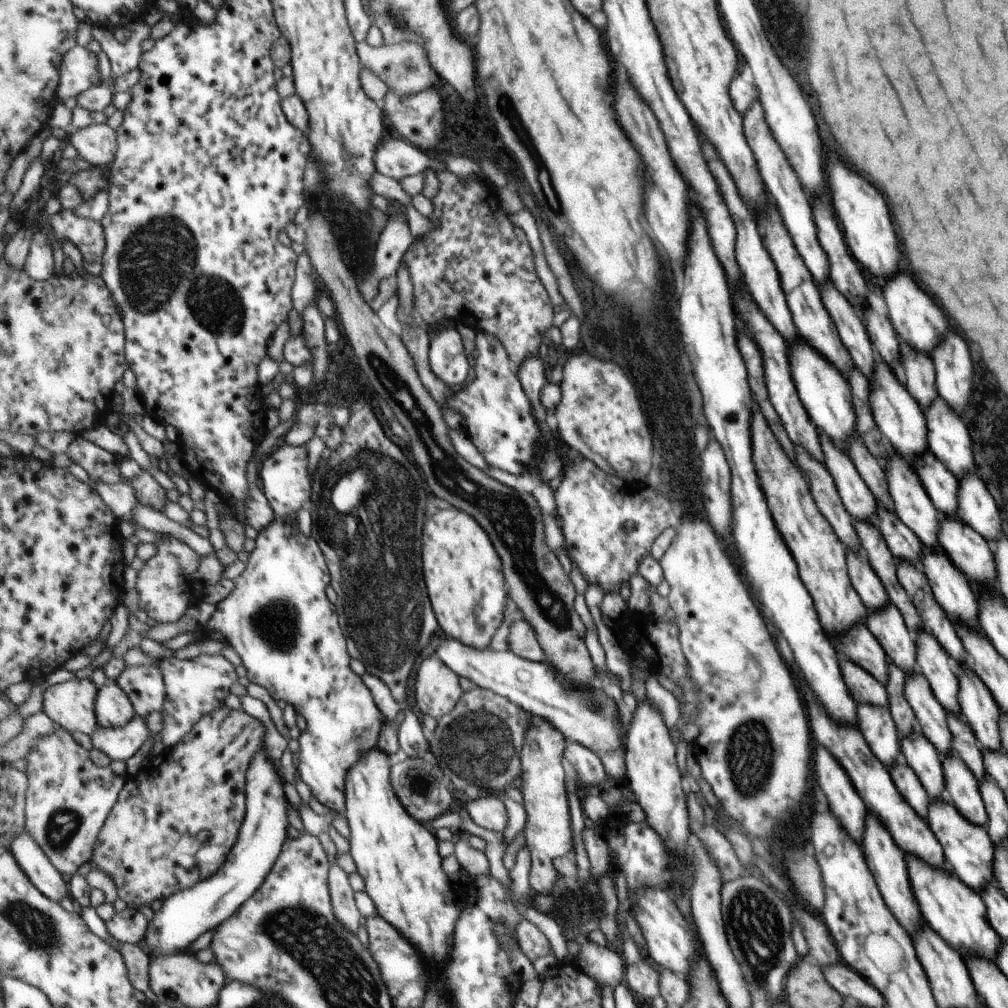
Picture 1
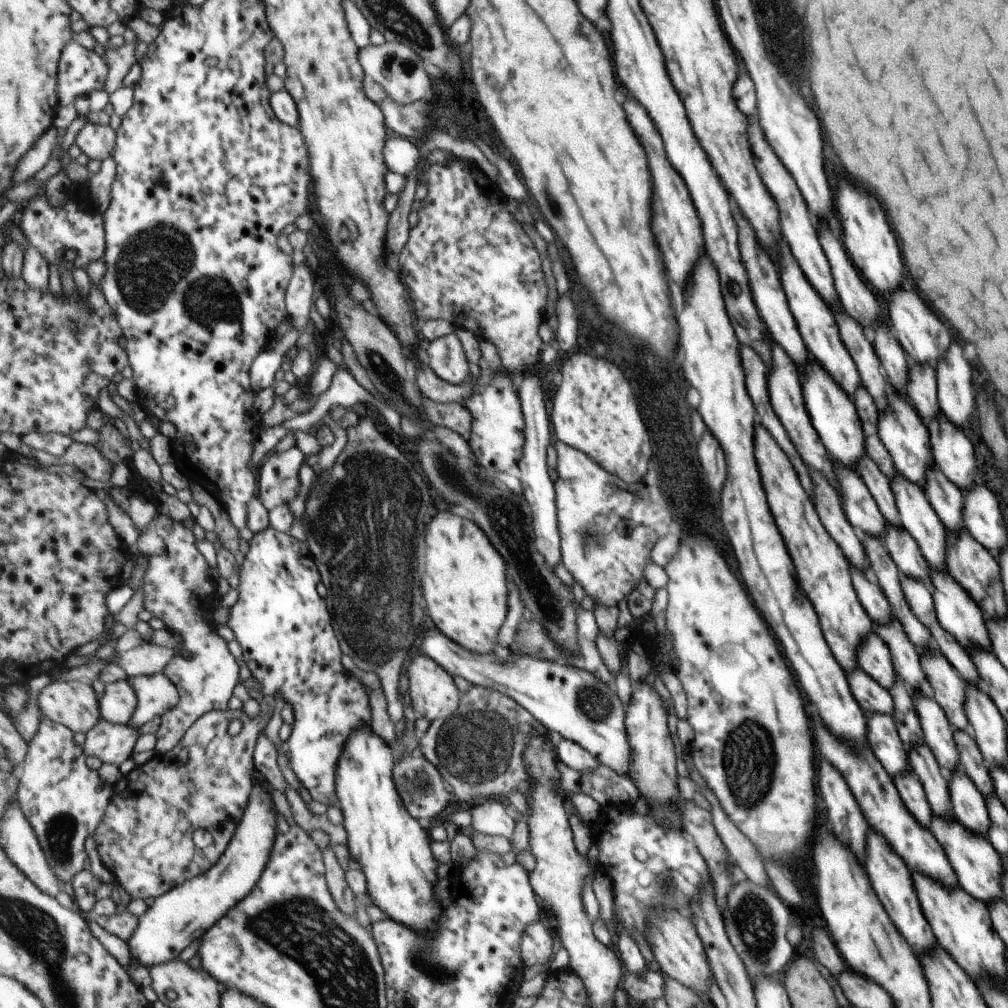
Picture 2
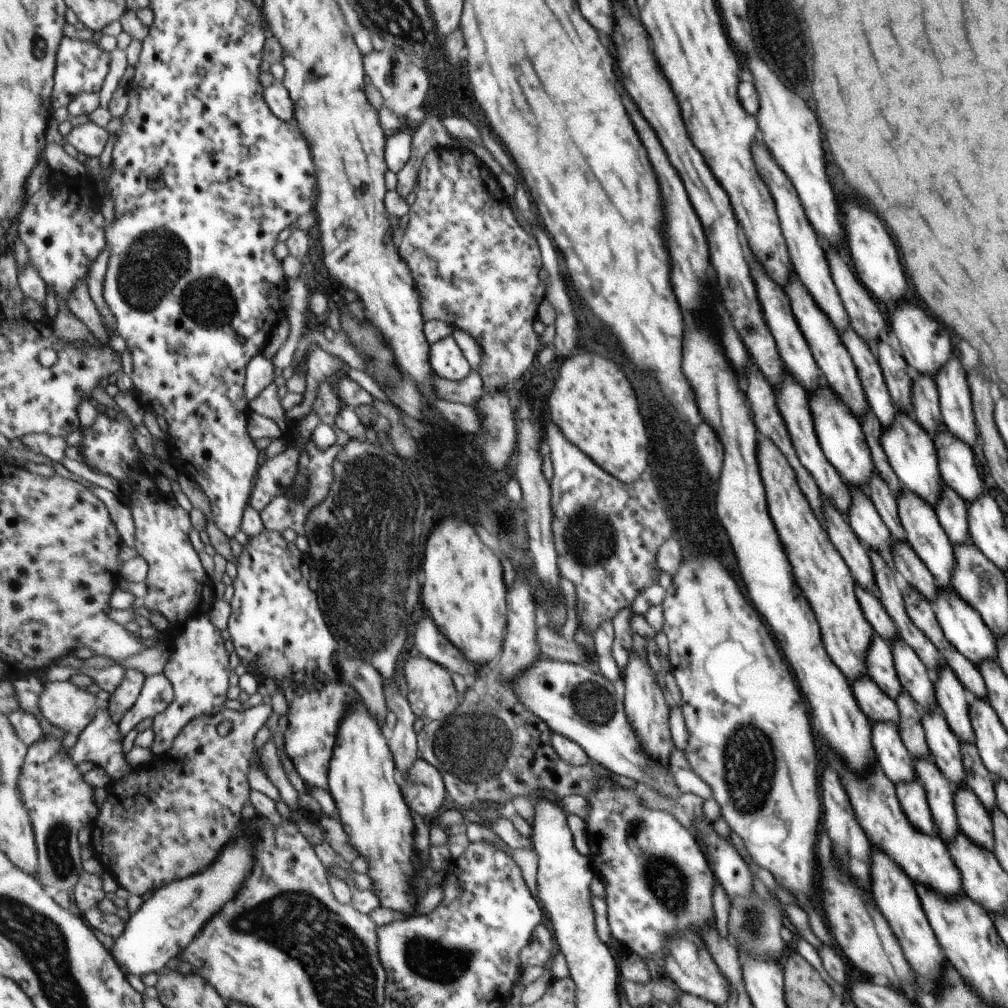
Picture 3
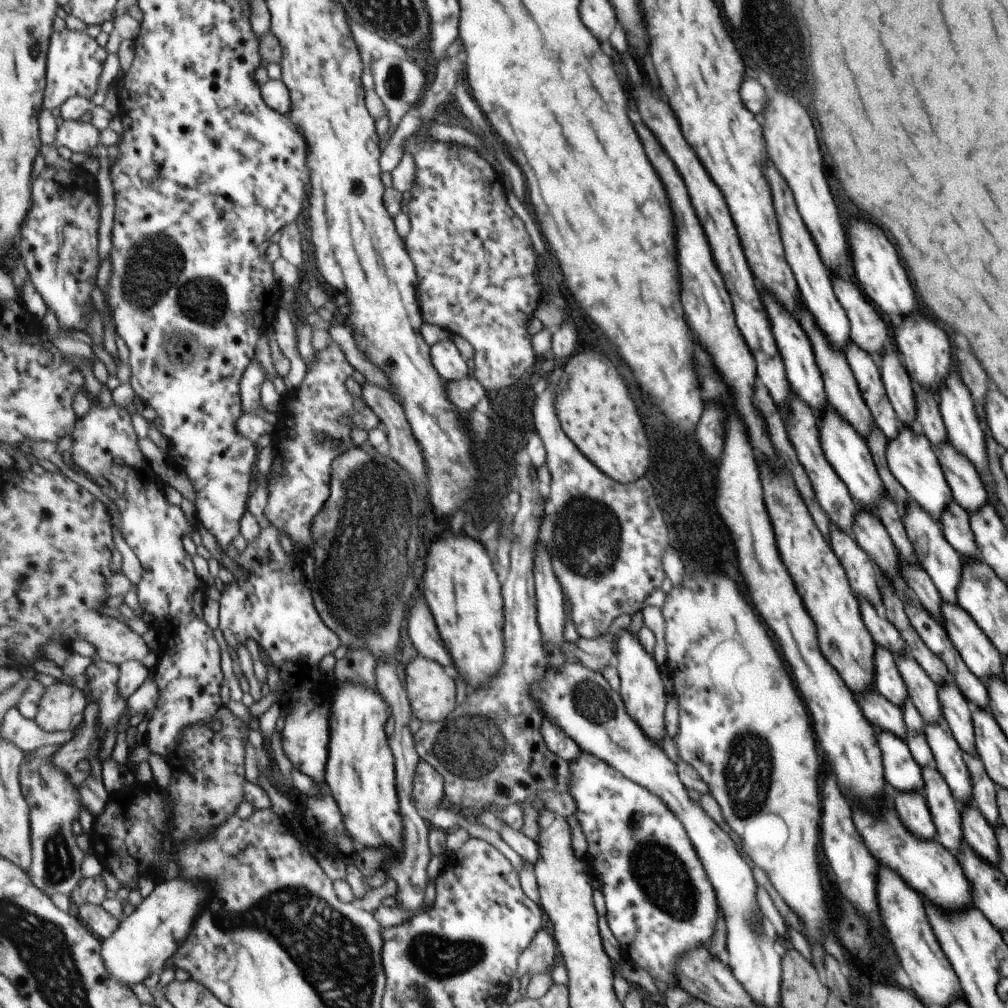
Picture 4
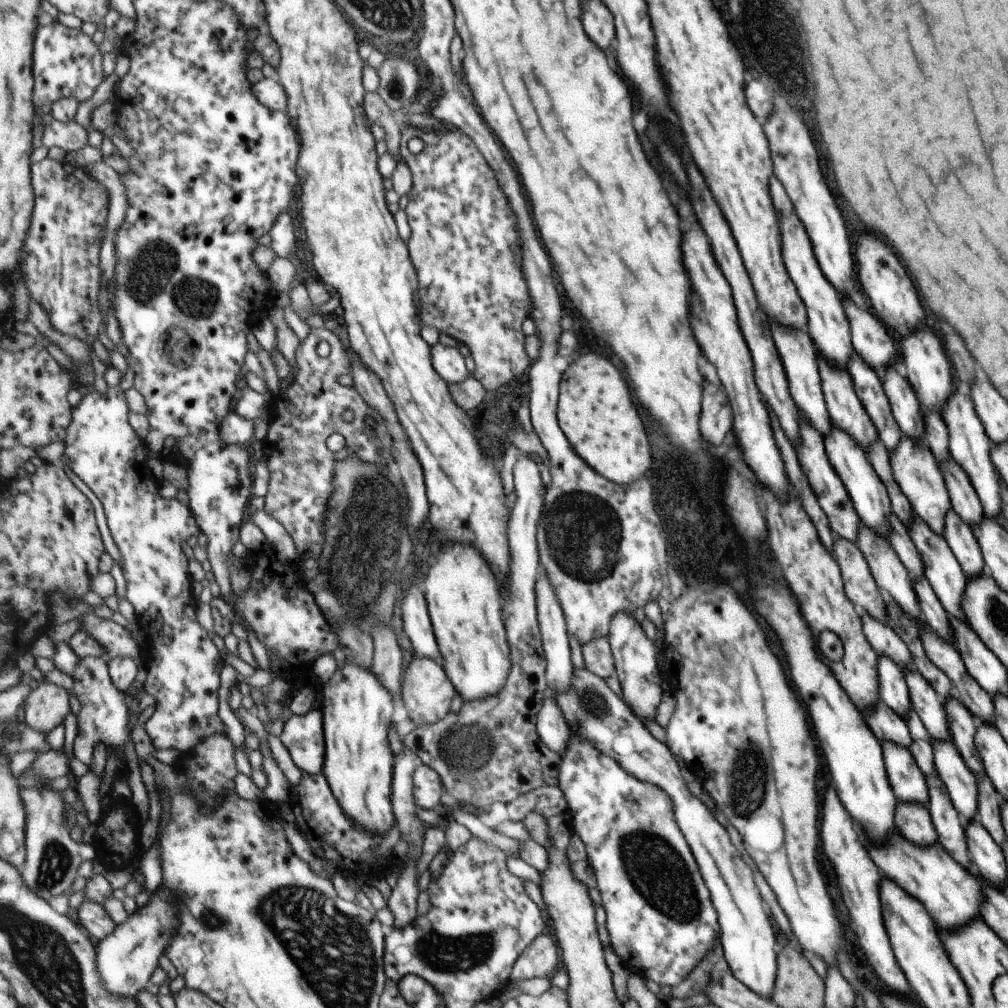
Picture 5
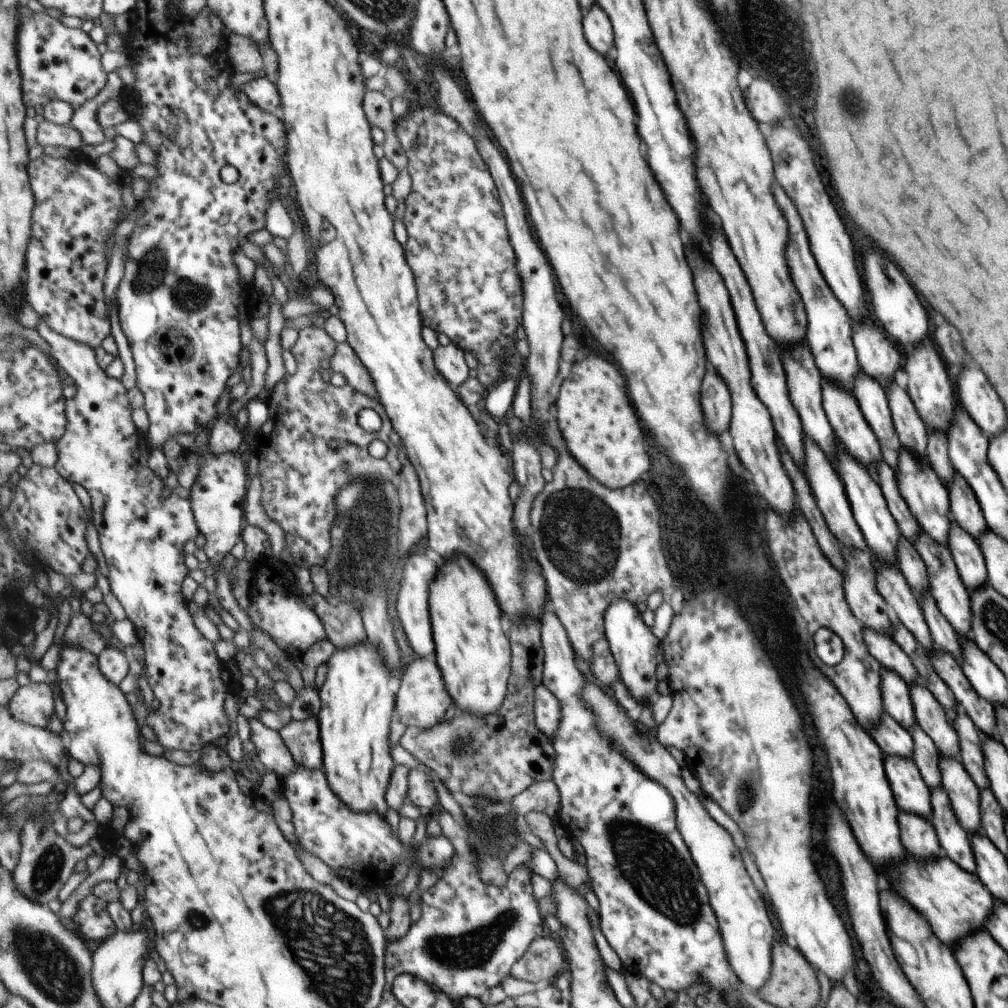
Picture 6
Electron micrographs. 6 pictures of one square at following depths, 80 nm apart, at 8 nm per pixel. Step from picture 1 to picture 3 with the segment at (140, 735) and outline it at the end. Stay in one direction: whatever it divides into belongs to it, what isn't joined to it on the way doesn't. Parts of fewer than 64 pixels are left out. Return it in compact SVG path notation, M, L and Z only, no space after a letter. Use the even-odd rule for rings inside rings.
M99 707L94 722L82 732L75 745L68 751L72 756L71 760L78 765L85 761L93 761L109 770L113 764L119 764L119 766L129 764L125 760L125 752L123 752L123 738L125 738L125 735L121 732L119 721L113 720L108 708L101 709Z

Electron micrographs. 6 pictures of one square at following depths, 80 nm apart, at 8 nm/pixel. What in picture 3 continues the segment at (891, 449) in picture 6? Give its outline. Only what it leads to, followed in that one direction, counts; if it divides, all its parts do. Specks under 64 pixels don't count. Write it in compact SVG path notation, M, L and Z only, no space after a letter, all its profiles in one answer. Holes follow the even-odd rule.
M847 325L840 334L842 343L846 345L854 361L856 371L861 380L862 388L866 395L866 402L872 413L879 419L880 425L886 429L892 421L897 408L893 406L882 372L866 342L857 336L857 333Z

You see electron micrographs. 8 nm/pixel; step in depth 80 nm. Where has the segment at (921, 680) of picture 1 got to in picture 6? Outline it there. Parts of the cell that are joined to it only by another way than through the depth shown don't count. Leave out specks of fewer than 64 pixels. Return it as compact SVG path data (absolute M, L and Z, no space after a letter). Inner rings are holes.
M939 753L937 764L940 784L949 794L958 823L972 835L983 834L978 809L979 790L970 774L967 774L957 757L945 757Z

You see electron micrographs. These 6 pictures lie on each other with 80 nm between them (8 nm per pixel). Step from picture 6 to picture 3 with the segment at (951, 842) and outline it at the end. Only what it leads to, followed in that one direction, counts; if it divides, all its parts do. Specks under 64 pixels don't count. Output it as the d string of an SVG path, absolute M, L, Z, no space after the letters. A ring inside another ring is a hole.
M927 757L913 759L915 778L921 782L926 791L930 812L938 828L938 837L946 842L957 832L958 820L955 820L953 810L954 794L949 788L949 782L939 774L933 760Z

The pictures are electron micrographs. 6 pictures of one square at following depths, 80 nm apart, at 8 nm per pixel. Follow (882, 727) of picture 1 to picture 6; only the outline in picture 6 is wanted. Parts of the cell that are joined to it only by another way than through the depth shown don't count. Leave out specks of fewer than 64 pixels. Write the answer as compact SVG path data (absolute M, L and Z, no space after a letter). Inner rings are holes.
M897 755L885 756L884 763L886 778L887 780L891 780L891 790L895 792L895 798L899 800L901 810L917 814L917 816L922 816L929 821L932 815L932 806L930 804L931 790L923 782L915 763L909 757Z

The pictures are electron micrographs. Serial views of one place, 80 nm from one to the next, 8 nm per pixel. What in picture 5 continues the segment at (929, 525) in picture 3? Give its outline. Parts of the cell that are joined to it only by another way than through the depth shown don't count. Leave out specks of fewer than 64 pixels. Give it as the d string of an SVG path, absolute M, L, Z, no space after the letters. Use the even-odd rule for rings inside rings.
M915 516L911 518L910 525L908 526L908 535L919 553L924 570L923 575L931 585L937 600L945 609L946 614L949 617L965 621L960 602L967 578L962 573L961 567L955 556L953 556L949 545L945 542L942 535L935 534L935 531L926 522Z

